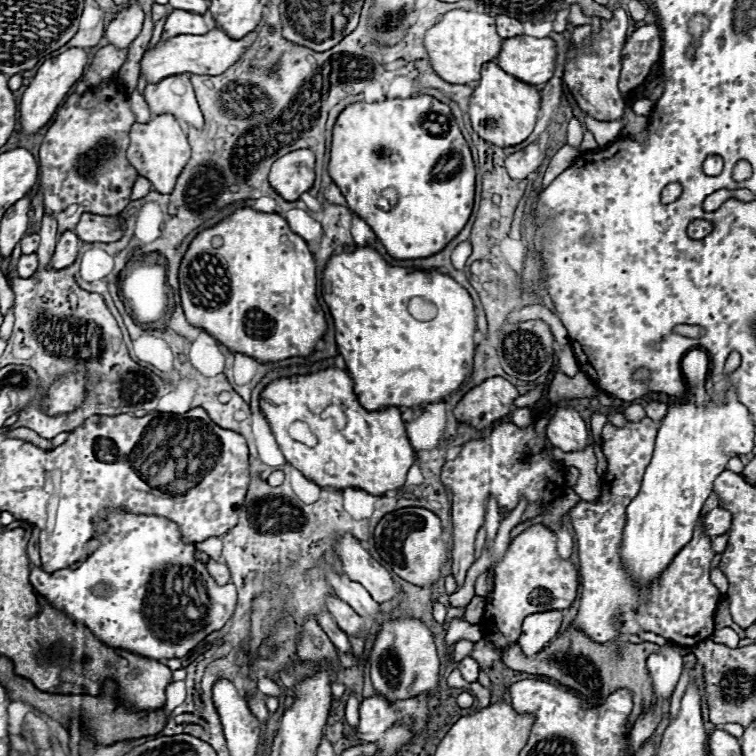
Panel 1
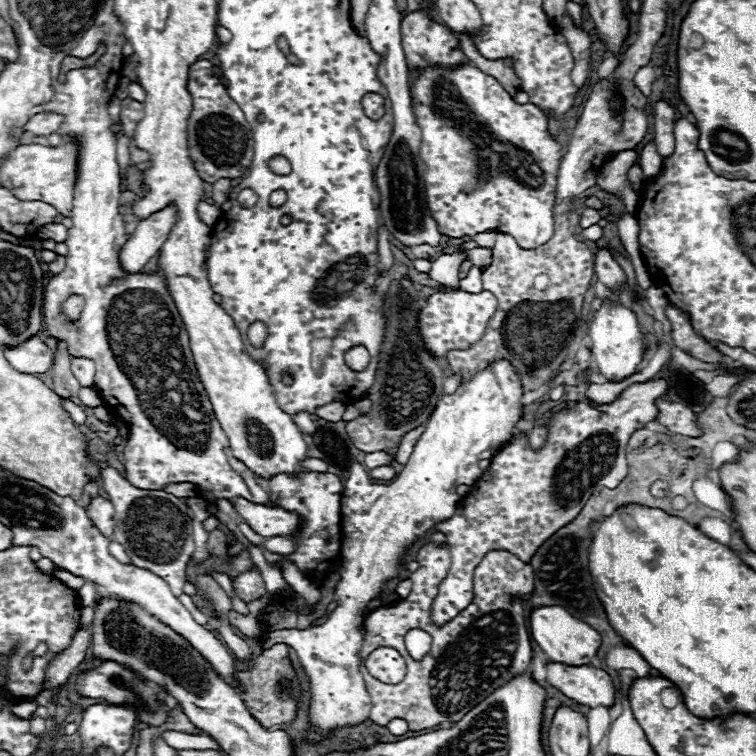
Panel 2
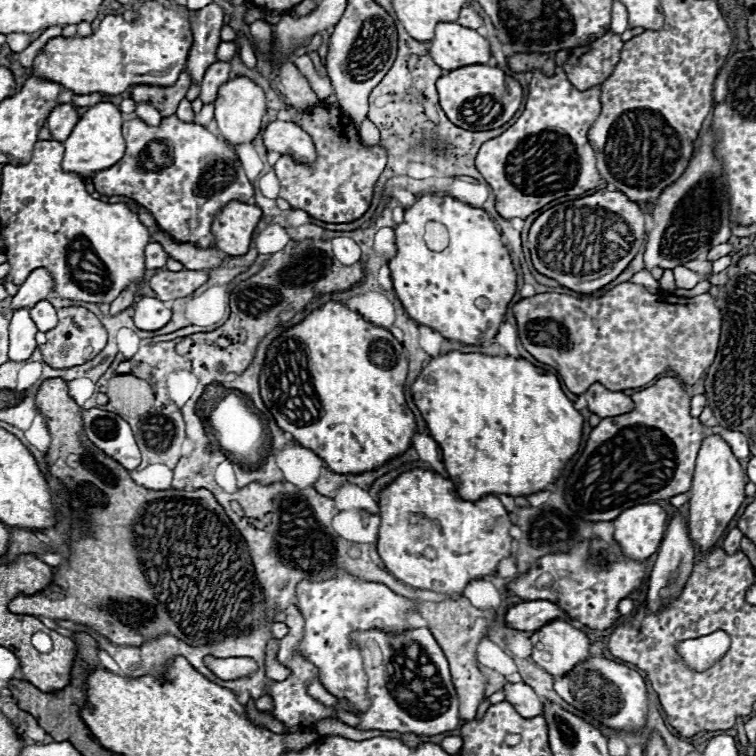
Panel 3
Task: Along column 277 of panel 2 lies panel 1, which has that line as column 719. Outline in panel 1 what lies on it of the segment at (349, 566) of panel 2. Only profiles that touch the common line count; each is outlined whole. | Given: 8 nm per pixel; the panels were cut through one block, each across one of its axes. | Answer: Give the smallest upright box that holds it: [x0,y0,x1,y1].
[710,628,740,648]

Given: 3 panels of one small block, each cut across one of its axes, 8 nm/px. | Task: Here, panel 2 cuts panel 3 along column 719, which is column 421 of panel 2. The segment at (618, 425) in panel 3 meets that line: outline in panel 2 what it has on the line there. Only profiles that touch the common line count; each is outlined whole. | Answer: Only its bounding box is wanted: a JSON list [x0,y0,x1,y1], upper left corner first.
[394,426,424,464]

